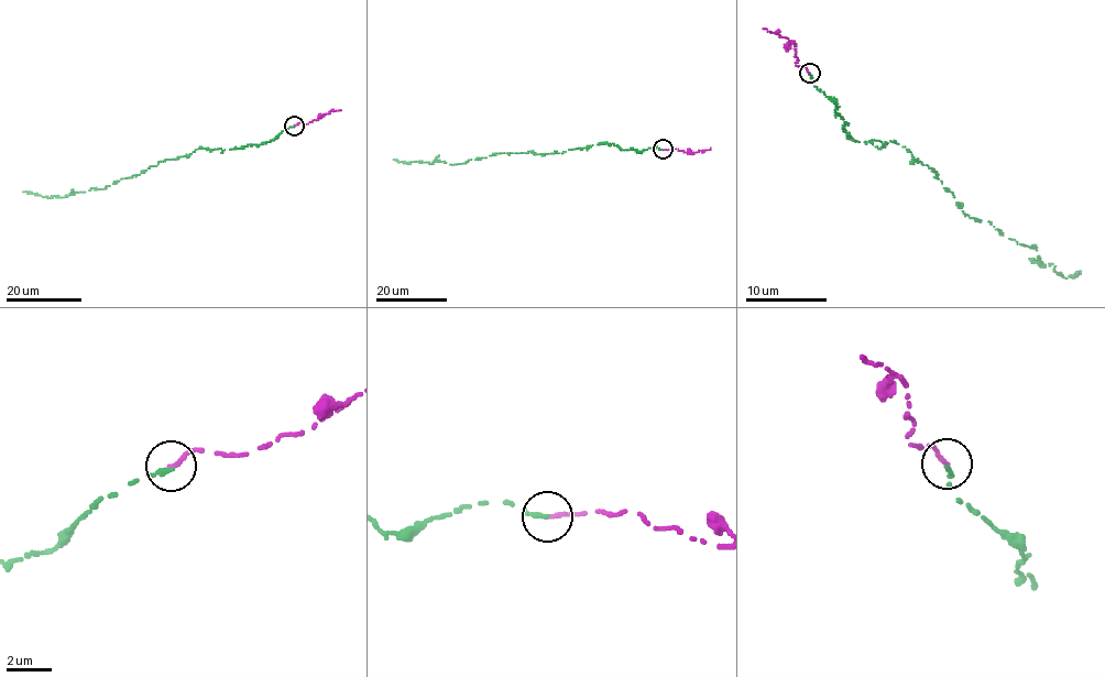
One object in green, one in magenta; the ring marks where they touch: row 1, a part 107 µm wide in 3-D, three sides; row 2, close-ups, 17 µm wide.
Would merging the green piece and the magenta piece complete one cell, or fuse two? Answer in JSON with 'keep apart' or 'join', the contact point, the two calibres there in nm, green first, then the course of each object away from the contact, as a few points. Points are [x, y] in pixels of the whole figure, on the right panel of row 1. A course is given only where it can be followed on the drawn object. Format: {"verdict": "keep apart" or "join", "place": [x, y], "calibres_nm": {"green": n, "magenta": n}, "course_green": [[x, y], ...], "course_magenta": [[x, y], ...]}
{"verdict": "join", "place": [809, 73], "calibres_nm": {"green": 200, "magenta": 200}, "course_green": [[809, 74], [848, 139], [898, 144], [934, 168], [969, 215], [1037, 248], [1053, 271], [1081, 274]], "course_magenta": [[809, 73], [806, 67], [796, 65], [796, 51], [788, 48], [788, 39], [763, 29]]}

